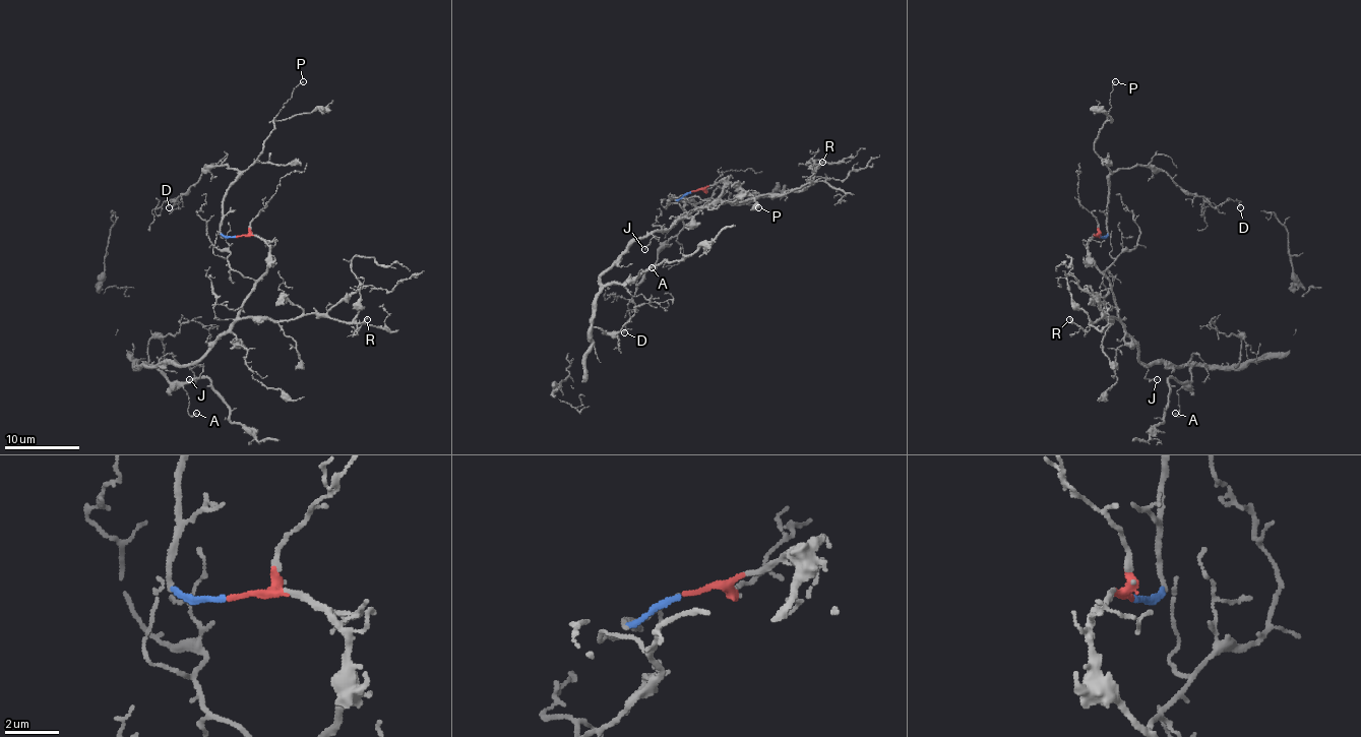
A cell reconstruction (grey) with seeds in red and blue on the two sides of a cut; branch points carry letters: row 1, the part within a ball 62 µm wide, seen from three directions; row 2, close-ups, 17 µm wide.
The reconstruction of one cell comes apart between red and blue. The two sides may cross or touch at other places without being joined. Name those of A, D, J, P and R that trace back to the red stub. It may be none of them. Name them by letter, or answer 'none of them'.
A, J, R

